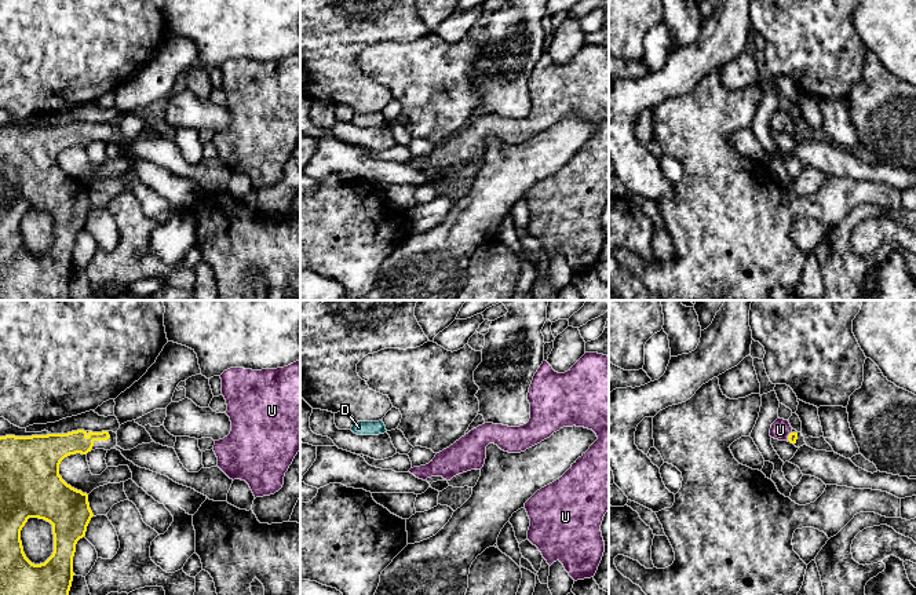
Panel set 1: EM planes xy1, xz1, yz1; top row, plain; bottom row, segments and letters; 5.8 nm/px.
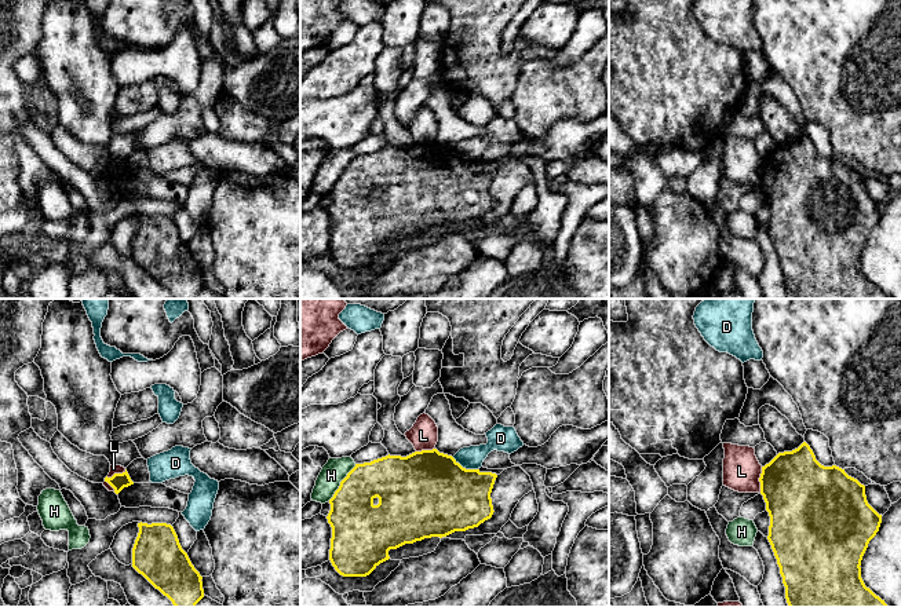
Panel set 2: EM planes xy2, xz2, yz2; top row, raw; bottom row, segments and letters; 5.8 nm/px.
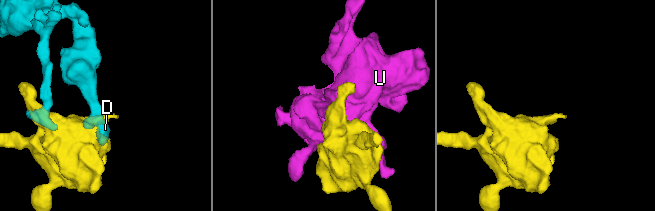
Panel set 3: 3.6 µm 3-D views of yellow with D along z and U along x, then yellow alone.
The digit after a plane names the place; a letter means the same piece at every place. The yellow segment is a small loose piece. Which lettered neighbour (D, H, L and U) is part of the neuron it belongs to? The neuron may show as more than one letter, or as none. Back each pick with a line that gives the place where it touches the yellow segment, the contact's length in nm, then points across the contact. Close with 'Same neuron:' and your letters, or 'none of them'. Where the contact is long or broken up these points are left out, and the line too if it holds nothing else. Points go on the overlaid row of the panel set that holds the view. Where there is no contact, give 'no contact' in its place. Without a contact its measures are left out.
U: meets yellow in yz1 at (789, 435); contact 60 nm long; runs through yz1 (792, 437), (789, 435), (780, 430)
Same neuron: U

